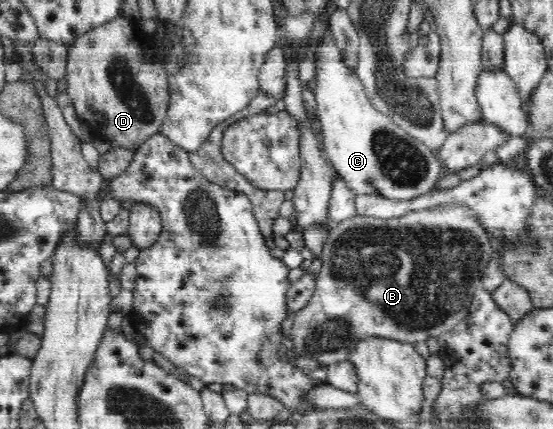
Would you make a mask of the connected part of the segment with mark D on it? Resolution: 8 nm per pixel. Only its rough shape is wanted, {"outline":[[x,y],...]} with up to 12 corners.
{"outline":[[121,16],[68,45],[80,120],[113,148],[160,133],[169,76]]}

